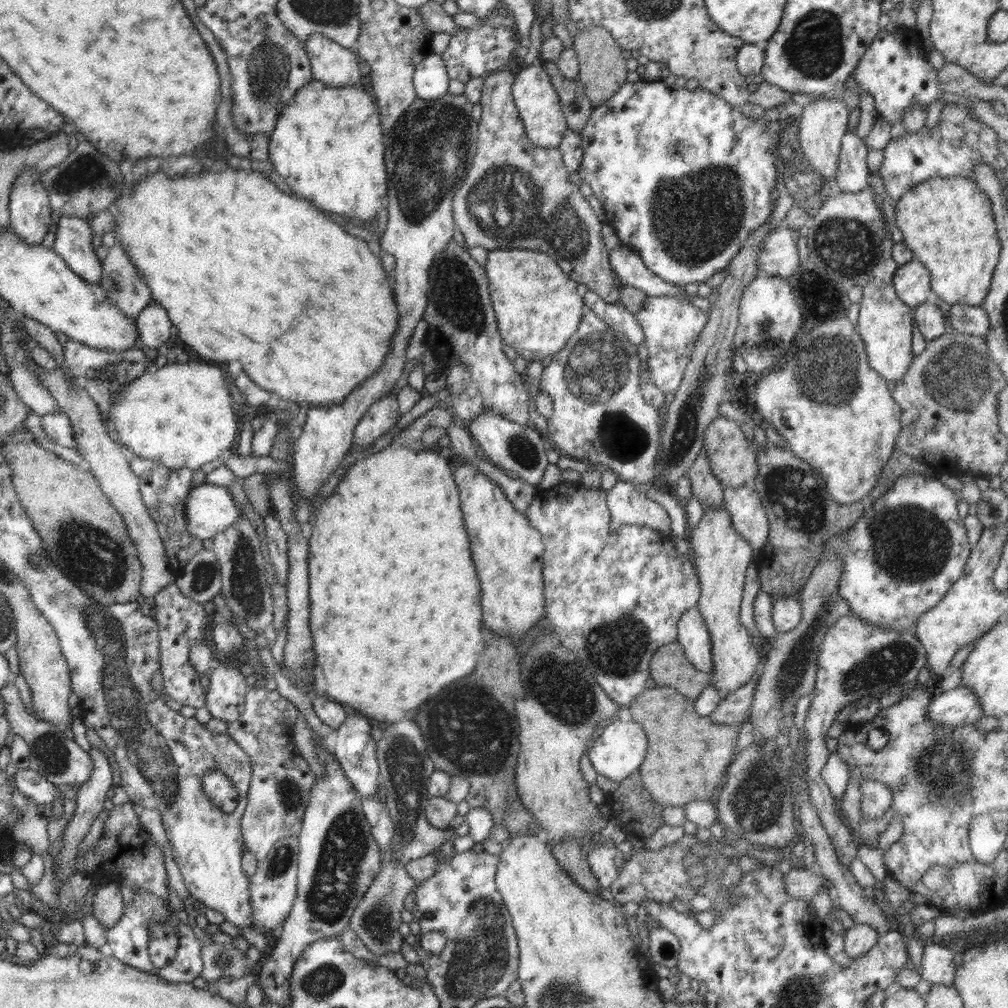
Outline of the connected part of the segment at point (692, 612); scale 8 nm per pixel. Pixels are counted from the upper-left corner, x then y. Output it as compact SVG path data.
M696 607L683 612L677 624L677 641L686 658L698 670L713 674L712 641L703 616Z

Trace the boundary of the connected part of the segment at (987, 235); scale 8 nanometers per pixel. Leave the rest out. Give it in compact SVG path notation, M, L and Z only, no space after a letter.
M940 176L919 182L897 200L894 211L897 239L928 269L933 294L949 305L981 307L1001 246L991 202L973 179Z

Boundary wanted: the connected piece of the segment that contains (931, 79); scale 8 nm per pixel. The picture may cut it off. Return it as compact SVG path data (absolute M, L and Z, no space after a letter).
M880 29L871 42L857 67L844 84L844 89L852 92L869 92L874 101L878 116L885 118L891 125L903 122L903 116L914 105L930 107L936 100L941 102L944 92L940 90L937 71L929 60L920 53L920 48L908 38L908 46L898 31Z

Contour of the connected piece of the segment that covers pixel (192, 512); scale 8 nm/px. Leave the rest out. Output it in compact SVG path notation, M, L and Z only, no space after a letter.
M208 484L195 486L185 498L188 532L196 538L209 539L224 532L244 515L227 487Z

